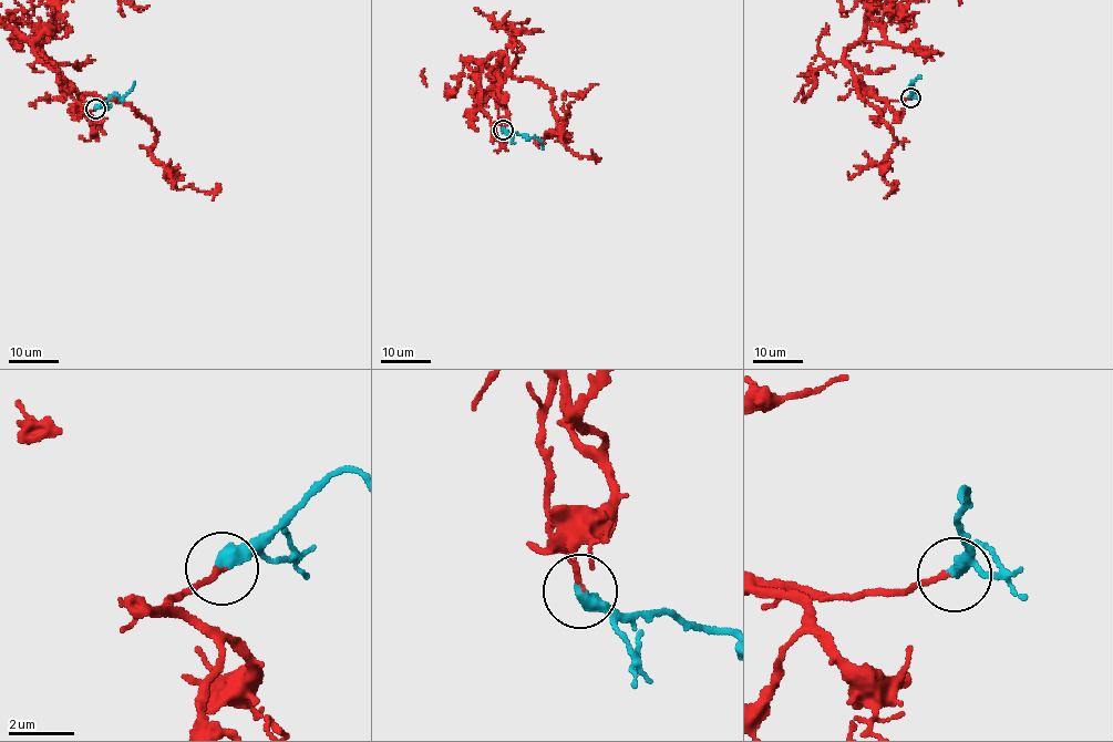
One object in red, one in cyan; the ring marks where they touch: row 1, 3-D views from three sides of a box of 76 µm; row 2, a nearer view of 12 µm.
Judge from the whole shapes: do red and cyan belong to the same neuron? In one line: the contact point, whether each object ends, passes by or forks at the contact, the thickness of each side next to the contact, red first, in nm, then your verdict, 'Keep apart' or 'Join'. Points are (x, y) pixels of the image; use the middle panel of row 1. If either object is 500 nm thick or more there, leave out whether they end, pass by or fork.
Place: (503, 130). At the ring red ends. At the ring cyan ends. Thickness 140 nm (red) against 480 nm. Join

